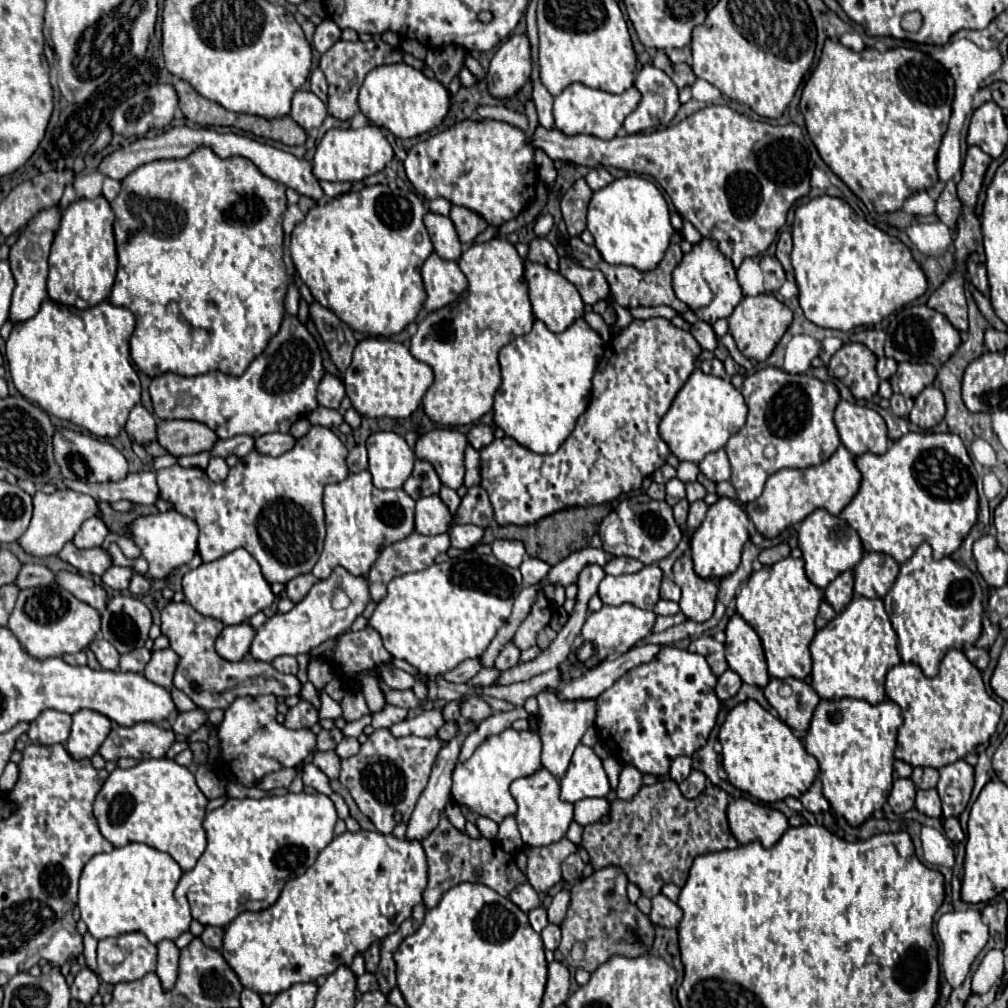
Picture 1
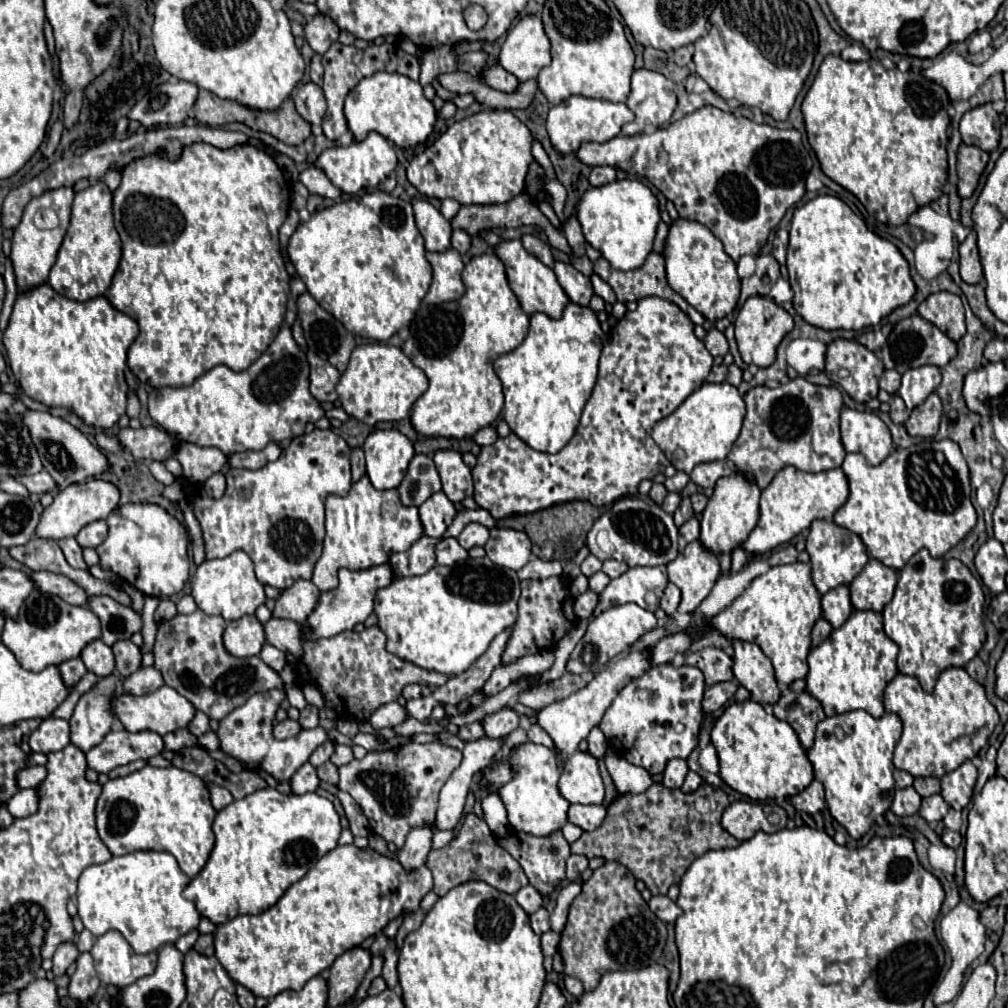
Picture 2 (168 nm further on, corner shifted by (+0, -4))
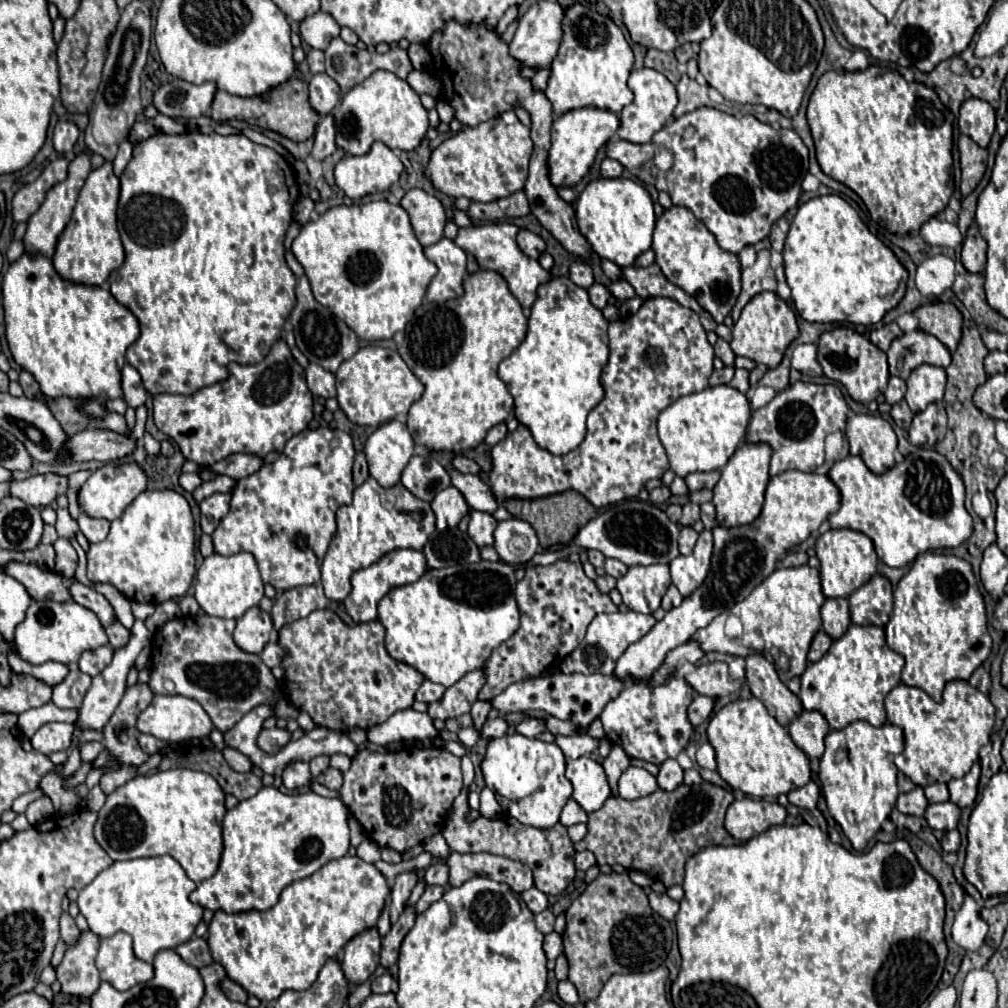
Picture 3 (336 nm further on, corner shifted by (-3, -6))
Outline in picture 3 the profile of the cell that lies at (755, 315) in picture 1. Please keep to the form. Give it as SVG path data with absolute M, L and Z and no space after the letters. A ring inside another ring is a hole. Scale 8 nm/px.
M760 292L744 306L738 322L732 328L730 346L736 356L746 356L758 364L776 368L794 338L798 338L798 324L792 308L776 292Z

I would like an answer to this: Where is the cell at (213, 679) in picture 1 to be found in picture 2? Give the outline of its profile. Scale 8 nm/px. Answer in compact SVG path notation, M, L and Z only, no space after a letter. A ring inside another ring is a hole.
M203 610L193 614L177 614L159 624L153 646L155 666L163 672L165 684L185 696L197 710L209 718L221 720L231 710L241 706L253 692L267 692L283 688L281 676L271 670L259 656L233 658L223 648L223 628L227 622L221 616L209 616Z

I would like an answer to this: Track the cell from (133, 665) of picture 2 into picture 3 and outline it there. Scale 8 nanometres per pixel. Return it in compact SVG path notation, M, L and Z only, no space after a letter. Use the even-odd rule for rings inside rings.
M116 620L116 622L112 622L110 626L106 626L106 634L108 634L108 638L110 638L110 646L116 650L116 648L120 648L120 646L124 646L126 642L128 642L128 636L130 636L130 632Z

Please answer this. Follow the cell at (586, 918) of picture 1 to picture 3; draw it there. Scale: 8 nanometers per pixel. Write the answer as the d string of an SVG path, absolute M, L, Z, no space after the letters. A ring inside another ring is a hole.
M600 874L588 888L570 904L566 910L566 930L564 938L564 954L570 964L568 980L576 986L580 1002L594 1000L600 994L600 988L608 982L614 974L628 974L628 972L650 972L664 964L670 946L672 946L672 928L670 922L656 914L650 904L648 896L642 892L638 884L634 884L628 874Z

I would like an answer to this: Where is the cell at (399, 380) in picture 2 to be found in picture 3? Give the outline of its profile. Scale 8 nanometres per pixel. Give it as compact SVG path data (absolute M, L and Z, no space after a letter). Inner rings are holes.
M364 346L336 370L336 390L336 400L350 422L360 426L380 426L398 414L406 414L422 396L424 386L410 372L398 352L380 346Z

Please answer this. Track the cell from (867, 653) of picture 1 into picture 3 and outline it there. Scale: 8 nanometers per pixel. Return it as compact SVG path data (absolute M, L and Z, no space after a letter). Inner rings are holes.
M852 624L848 632L840 638L834 640L826 656L806 668L802 674L802 690L800 690L800 700L806 710L816 710L820 712L832 730L842 730L848 724L856 720L866 720L872 726L884 726L886 722L886 712L884 712L884 698L886 694L900 684L900 672L904 668L904 658L896 654L894 650L888 648L884 640L884 630L878 626L856 626Z

